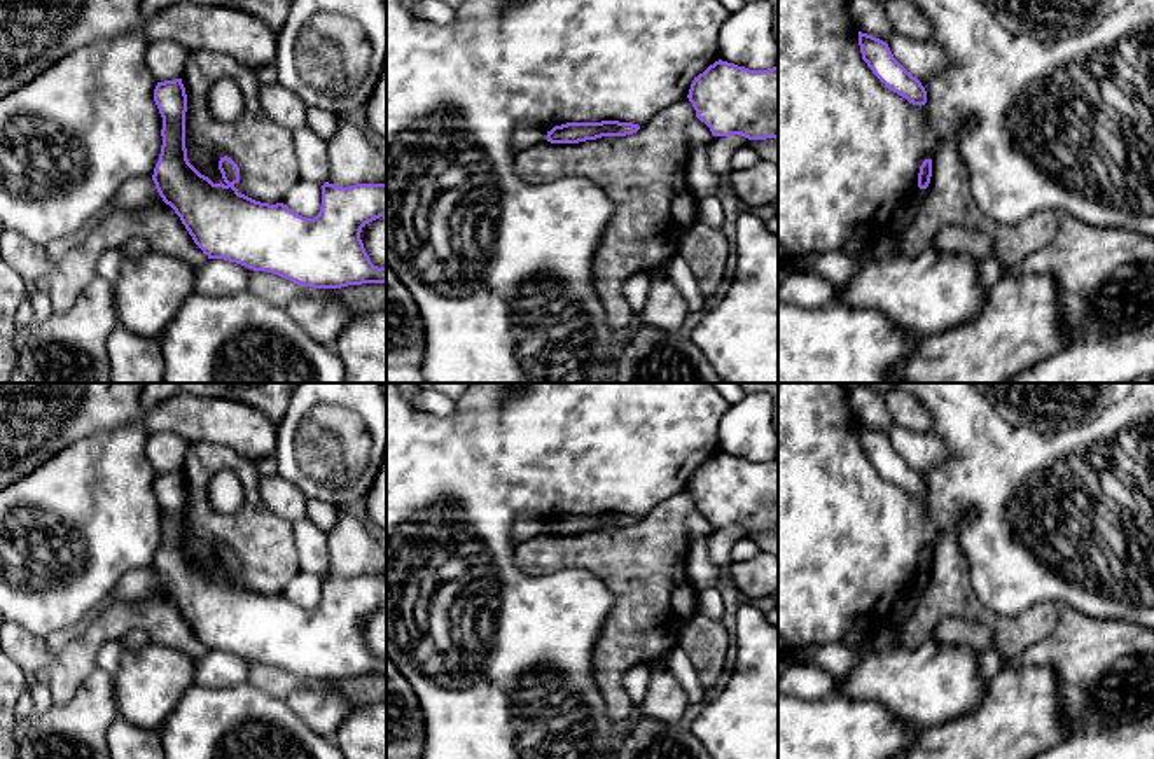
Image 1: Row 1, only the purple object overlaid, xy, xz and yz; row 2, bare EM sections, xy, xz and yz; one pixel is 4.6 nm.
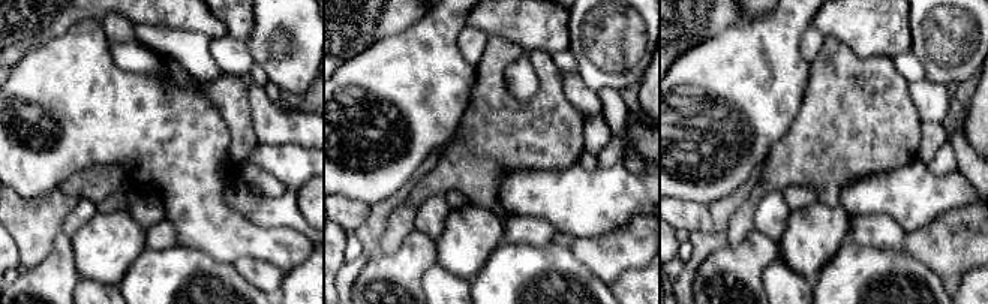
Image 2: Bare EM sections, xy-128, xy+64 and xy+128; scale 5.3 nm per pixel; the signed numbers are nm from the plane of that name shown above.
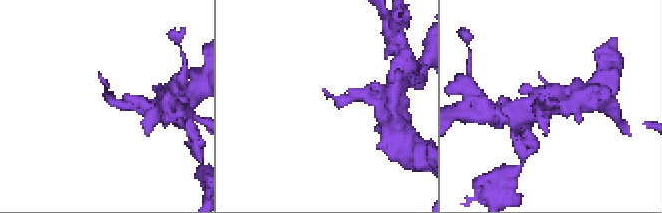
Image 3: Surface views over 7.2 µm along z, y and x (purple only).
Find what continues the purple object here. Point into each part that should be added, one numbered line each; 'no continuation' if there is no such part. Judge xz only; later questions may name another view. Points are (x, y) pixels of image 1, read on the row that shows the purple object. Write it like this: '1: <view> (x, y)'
no continuation

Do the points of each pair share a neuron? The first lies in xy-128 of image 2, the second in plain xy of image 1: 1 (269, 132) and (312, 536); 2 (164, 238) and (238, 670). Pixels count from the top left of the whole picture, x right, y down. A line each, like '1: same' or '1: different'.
1: same
2: same

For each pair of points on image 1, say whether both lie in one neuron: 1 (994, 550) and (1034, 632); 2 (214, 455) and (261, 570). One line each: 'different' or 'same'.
1: different
2: same

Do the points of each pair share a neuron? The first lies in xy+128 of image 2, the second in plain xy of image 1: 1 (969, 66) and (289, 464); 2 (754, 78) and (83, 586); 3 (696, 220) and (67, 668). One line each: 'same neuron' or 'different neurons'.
1: same neuron
2: same neuron
3: same neuron

